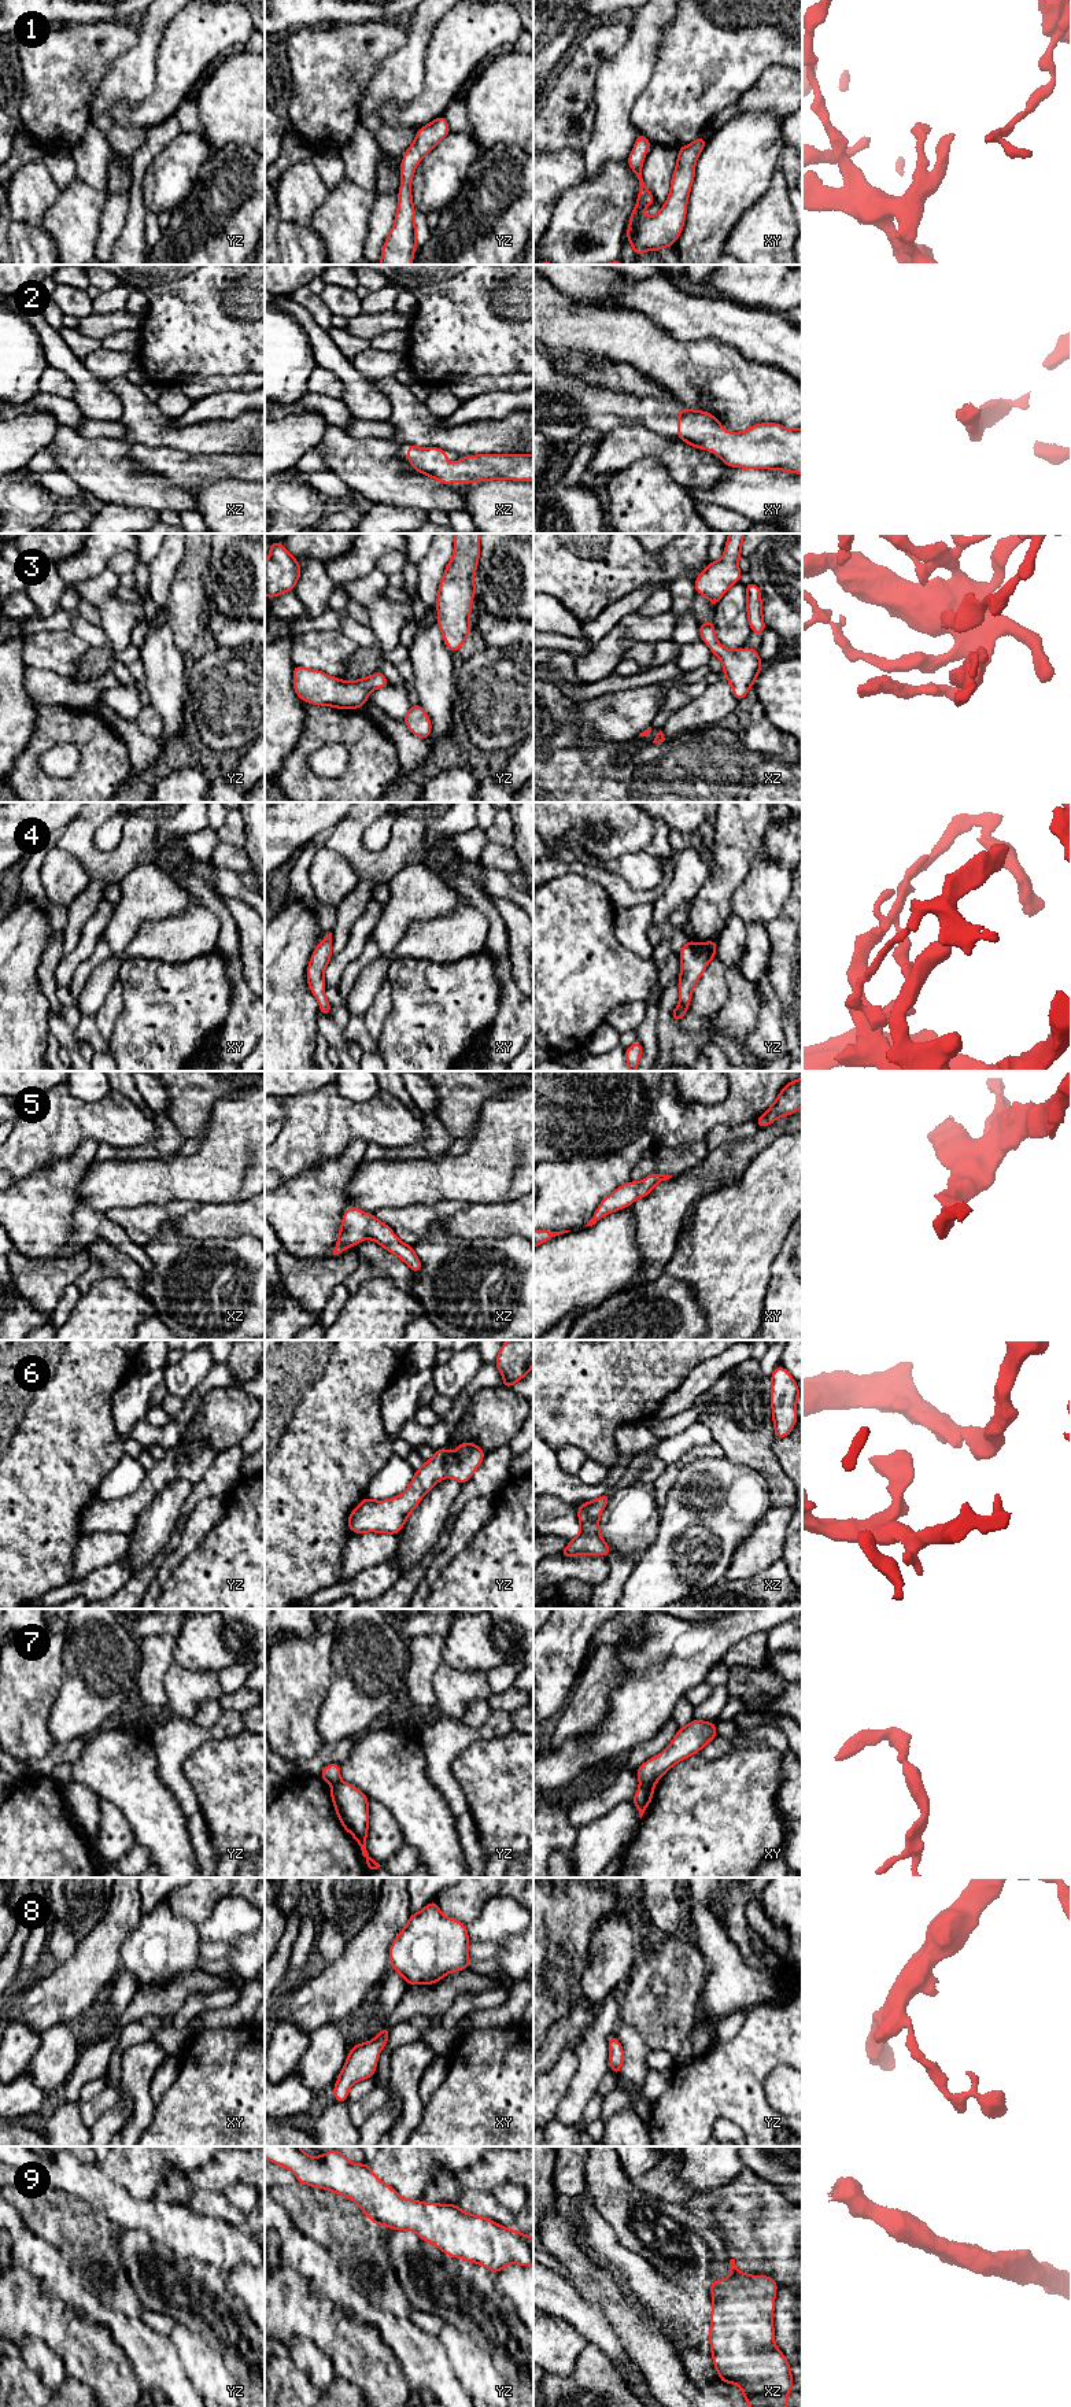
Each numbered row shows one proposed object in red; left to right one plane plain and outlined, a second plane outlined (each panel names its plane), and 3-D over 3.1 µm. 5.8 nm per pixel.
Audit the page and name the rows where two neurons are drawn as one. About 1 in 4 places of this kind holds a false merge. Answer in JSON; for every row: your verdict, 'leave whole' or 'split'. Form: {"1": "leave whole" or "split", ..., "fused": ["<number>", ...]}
{"1": "leave whole", "2": "leave whole", "3": "leave whole", "4": "leave whole", "5": "leave whole", "6": "leave whole", "7": "split", "8": "leave whole", "9": "leave whole", "fused": ["7"]}

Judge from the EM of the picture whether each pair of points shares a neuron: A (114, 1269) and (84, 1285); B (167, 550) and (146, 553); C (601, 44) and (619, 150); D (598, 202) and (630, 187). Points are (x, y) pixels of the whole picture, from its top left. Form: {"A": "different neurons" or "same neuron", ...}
{"A": "same neuron", "B": "different neurons", "C": "different neurons", "D": "same neuron"}

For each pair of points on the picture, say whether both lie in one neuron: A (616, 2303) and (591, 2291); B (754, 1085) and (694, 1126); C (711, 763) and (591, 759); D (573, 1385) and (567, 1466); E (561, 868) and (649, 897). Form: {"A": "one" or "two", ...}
{"A": "one", "B": "one", "C": "one", "D": "two", "E": "one"}

